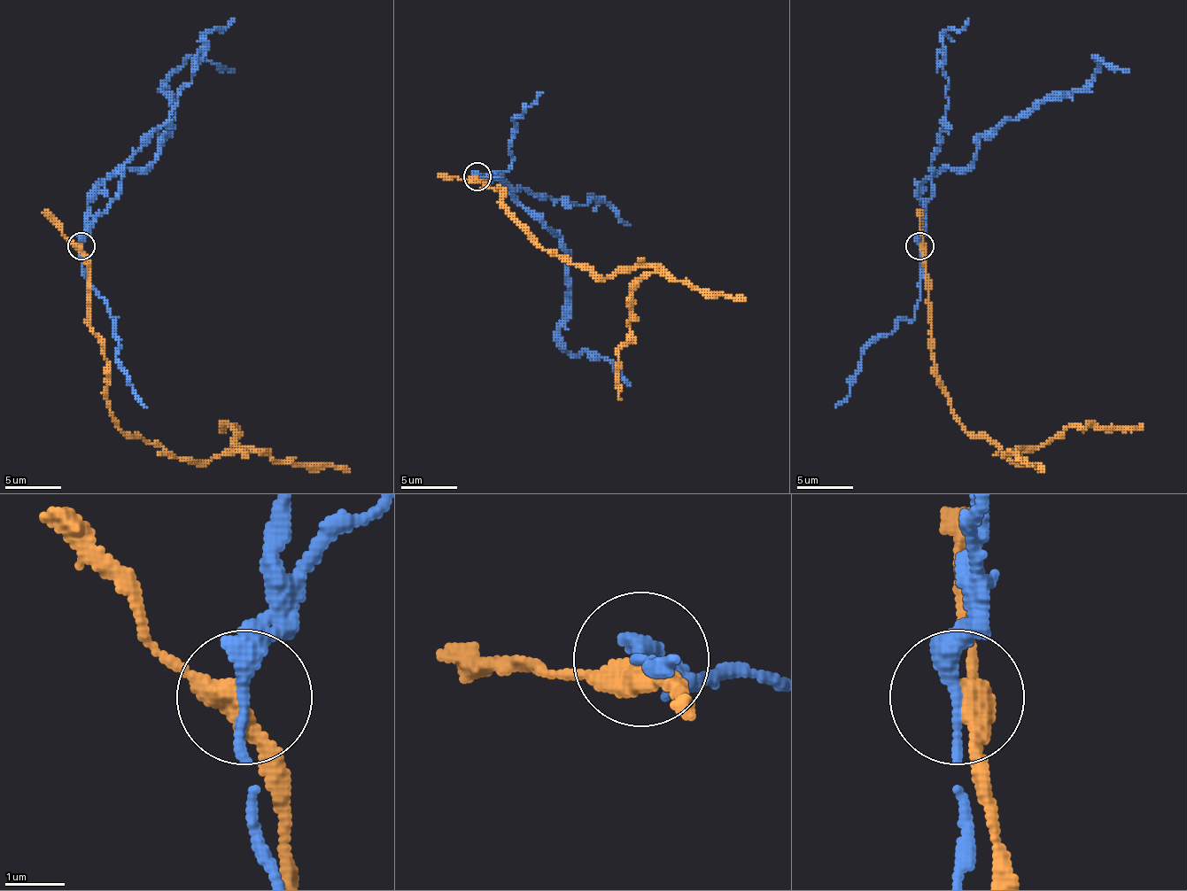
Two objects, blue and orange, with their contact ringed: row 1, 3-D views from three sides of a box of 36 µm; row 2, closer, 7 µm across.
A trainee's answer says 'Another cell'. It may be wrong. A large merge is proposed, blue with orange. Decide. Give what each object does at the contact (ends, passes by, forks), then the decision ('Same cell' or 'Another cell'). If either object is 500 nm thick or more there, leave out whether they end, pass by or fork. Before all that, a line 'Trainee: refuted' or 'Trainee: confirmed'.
Trainee: confirmed
At the ring blue passes by. At the ring orange passes by. Another cell

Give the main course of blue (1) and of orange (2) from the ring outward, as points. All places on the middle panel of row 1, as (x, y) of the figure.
1: (477, 177), (517, 188), (517, 199), (568, 256), (568, 318), (559, 343), (573, 354), (596, 352), (630, 385)
2: (477, 177), (503, 190), (508, 213), (570, 264), (601, 278), (652, 267), (632, 292), (618, 399)

